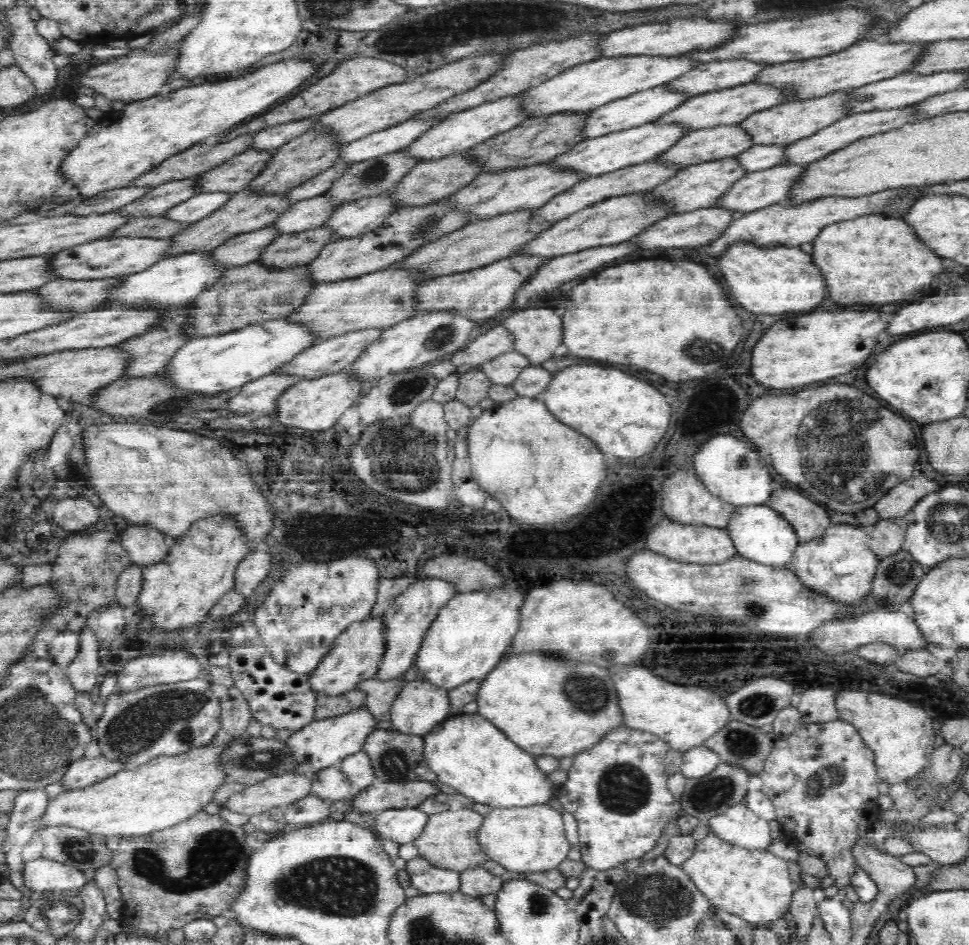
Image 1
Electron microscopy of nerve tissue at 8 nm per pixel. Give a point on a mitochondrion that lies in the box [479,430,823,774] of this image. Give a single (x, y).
(588, 693)

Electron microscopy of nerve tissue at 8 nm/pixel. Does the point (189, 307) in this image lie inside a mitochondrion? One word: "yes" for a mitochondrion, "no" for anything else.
no

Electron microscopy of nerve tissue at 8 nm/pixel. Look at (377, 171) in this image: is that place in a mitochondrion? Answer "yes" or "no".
yes

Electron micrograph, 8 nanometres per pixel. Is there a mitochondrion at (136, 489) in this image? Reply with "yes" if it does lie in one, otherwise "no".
no

